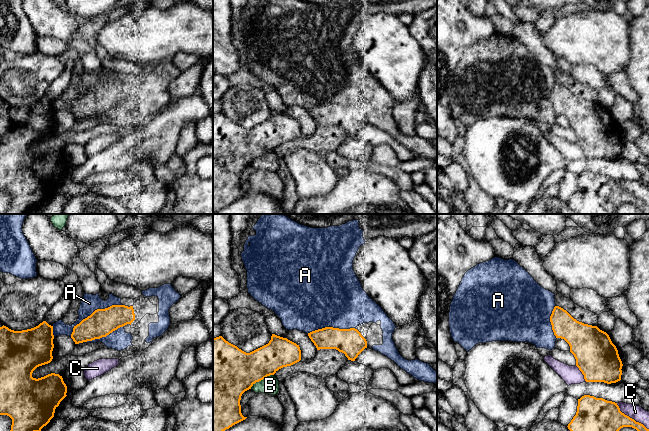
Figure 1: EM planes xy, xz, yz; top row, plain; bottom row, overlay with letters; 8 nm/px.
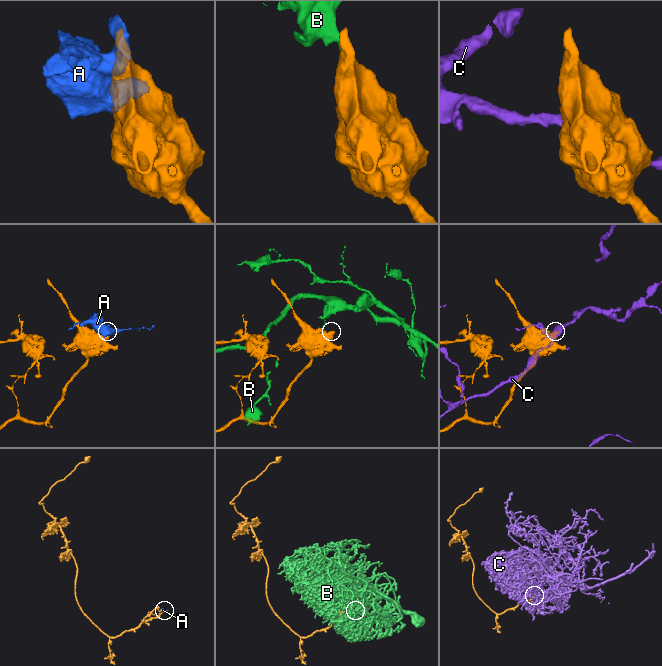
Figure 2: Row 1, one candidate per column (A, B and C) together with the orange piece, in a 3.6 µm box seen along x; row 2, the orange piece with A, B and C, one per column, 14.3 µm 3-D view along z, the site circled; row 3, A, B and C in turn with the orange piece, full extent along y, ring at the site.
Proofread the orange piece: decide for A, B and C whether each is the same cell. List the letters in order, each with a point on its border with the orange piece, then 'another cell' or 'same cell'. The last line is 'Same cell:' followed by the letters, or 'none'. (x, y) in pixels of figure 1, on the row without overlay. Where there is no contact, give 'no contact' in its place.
A: meets orange in xy at (94, 87); another cell
B: meets orange in xz at (261, 155); another cell
C: meets orange in yz at (631, 194); another cell
Same cell: none

